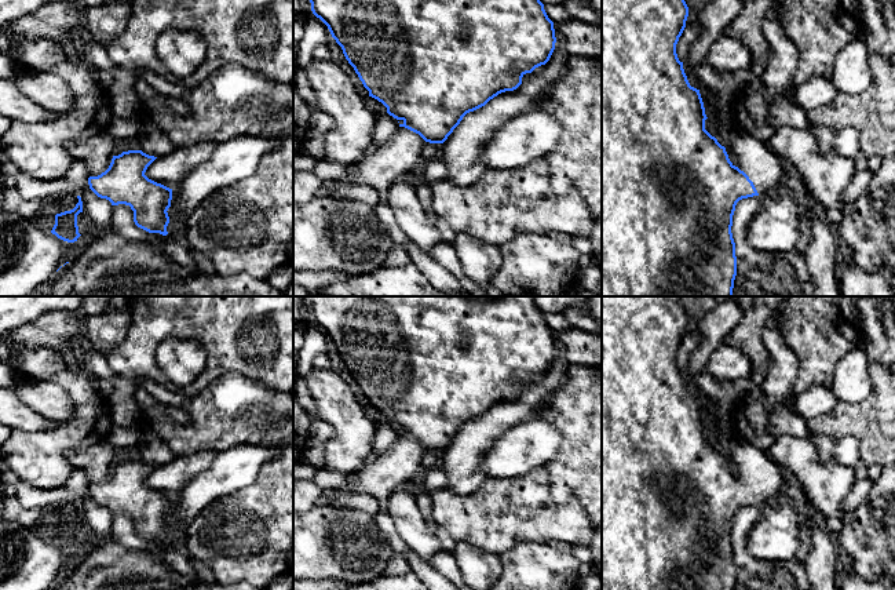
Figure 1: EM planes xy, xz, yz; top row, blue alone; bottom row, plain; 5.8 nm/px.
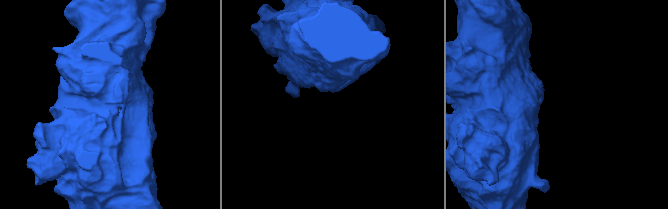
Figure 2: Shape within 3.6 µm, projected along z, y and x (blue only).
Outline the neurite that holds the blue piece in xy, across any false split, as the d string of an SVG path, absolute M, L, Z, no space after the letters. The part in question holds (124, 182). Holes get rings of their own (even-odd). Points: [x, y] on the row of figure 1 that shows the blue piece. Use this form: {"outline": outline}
{"outline": "M96 134L73 139L65 145L72 160L83 161L88 170L90 189L112 205L125 204L134 211L134 222L149 233L167 236L172 189L149 179L145 172L157 159L142 150L113 154L116 138Z"}

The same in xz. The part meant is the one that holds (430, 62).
{"outline": "M310 0L313 14L329 29L354 68L369 96L402 120L399 128L379 148L370 148L336 186L368 185L379 194L412 170L419 168L427 142L443 143L463 117L505 91L522 84L522 77L545 65L555 50L554 22L540 0Z"}

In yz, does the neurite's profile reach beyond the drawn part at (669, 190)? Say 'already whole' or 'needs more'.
needs more

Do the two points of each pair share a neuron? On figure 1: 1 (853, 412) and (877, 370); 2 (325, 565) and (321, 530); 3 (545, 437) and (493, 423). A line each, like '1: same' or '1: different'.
1: same
2: same
3: different

